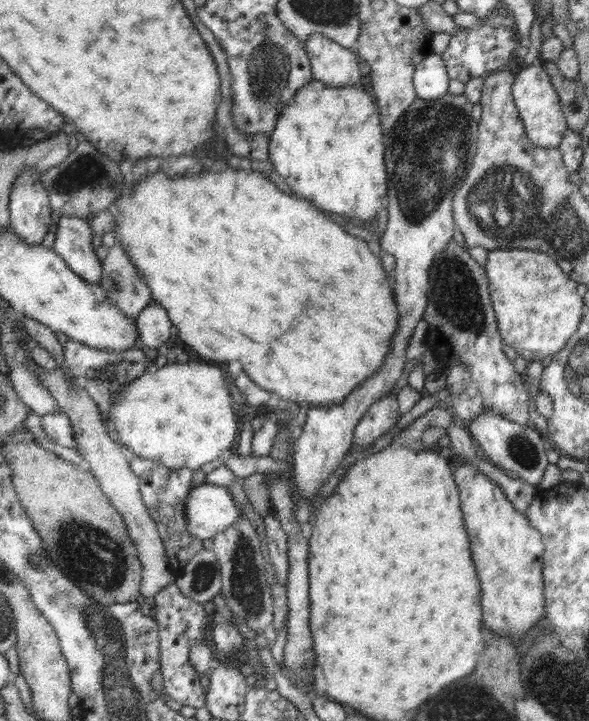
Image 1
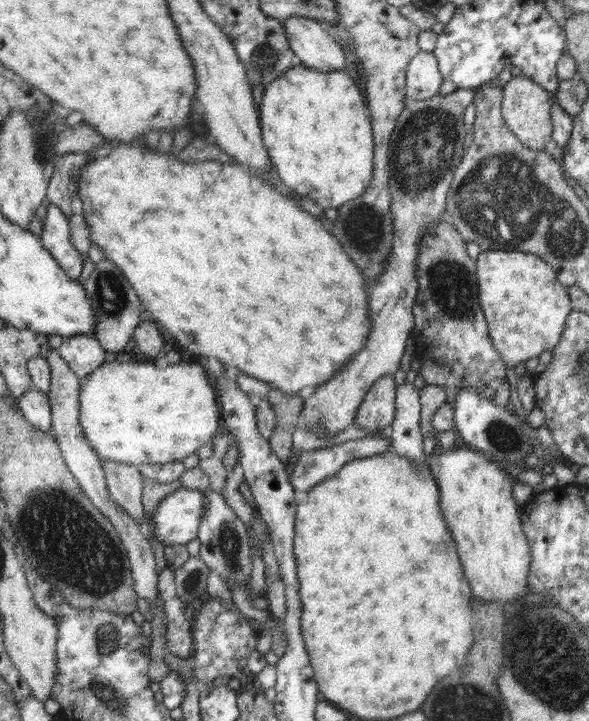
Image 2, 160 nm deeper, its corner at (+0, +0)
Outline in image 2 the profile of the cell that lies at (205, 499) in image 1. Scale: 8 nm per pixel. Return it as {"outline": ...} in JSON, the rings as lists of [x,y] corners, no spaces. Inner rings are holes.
{"outline":[[[180,487],[162,498],[154,512],[154,534],[163,545],[187,544],[197,538],[205,509],[203,491]]]}

